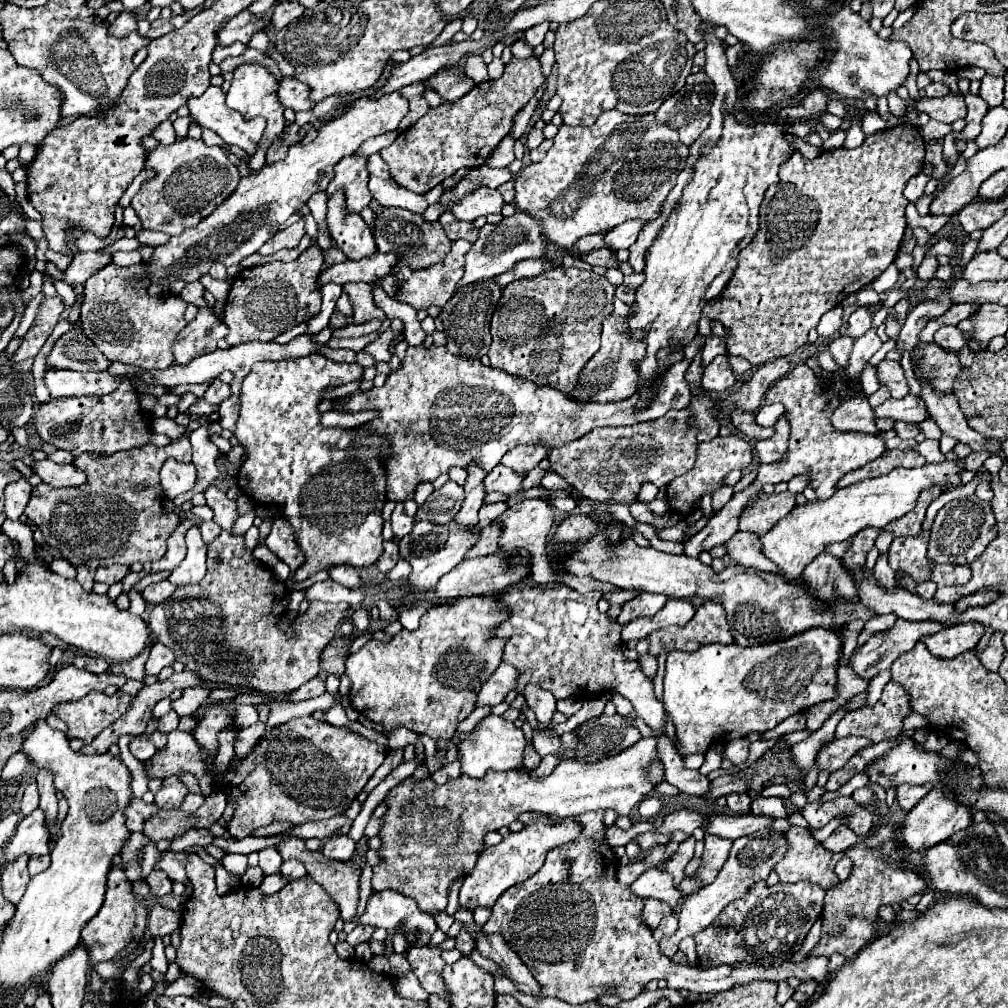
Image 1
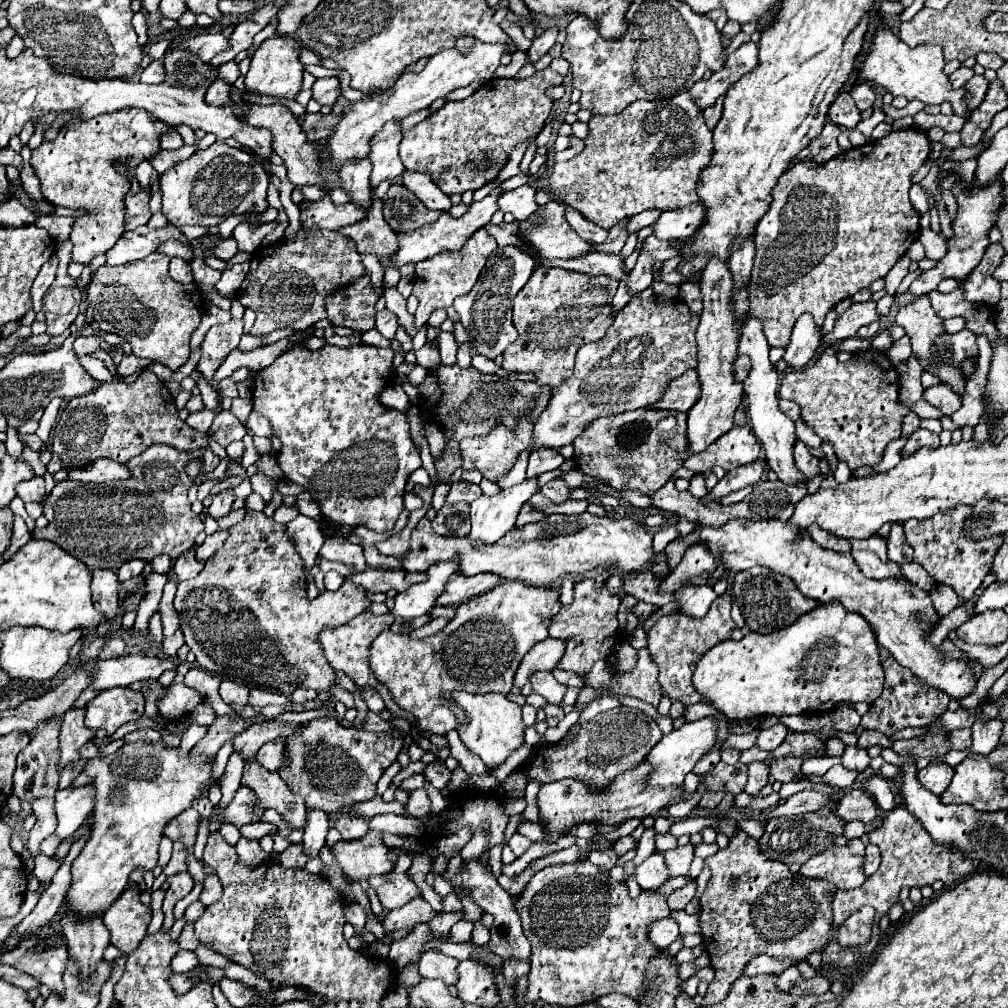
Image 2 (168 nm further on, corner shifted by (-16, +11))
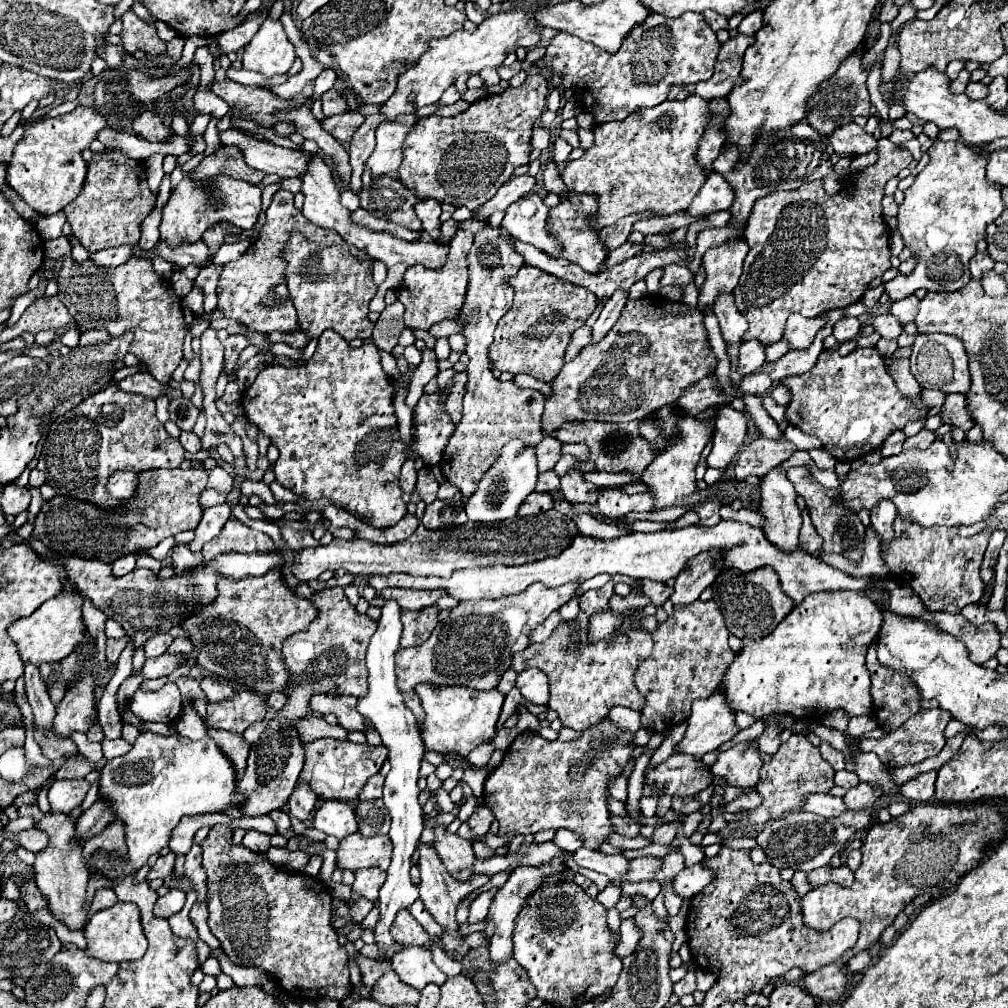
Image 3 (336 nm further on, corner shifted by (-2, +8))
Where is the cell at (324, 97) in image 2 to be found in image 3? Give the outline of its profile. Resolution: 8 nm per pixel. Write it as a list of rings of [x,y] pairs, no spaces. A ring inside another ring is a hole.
[[[336,89],[326,91],[320,99],[322,99],[322,113],[324,113],[324,115],[336,115],[336,113],[348,111],[346,99],[344,99],[342,93],[336,91]]]

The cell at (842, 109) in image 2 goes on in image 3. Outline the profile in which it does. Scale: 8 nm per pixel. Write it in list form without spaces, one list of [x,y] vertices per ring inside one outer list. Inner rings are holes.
[[[846,123],[834,131],[834,135],[828,135],[828,141],[832,143],[834,151],[842,157],[846,155],[864,155],[872,149],[876,149],[876,139],[868,135],[860,125]]]

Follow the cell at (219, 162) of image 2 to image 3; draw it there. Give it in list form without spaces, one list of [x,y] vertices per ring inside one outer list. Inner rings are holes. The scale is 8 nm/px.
[[[218,173],[216,177],[208,179],[208,181],[196,181],[192,177],[184,177],[178,187],[174,187],[170,191],[170,199],[168,203],[162,207],[162,223],[160,223],[160,235],[162,239],[168,241],[170,247],[176,247],[184,241],[194,243],[200,241],[202,233],[206,229],[210,229],[212,225],[226,221],[232,223],[240,229],[252,229],[256,225],[258,213],[260,213],[260,197],[262,197],[262,189],[266,185],[277,183],[282,179],[278,175],[266,175],[262,179],[262,183],[252,185],[234,177],[228,177],[226,173]]]

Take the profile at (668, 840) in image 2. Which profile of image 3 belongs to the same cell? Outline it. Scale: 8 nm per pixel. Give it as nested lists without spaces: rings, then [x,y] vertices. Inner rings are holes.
[[[612,815],[612,823],[616,825],[616,833],[620,835],[628,835],[628,837],[640,835],[640,827],[632,819],[622,819],[618,815]]]

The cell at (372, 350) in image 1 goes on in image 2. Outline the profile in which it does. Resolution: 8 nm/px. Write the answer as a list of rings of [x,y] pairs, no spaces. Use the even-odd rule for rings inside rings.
[[[480,228],[480,232],[476,232],[476,236],[472,236],[472,240],[468,240],[468,244],[464,244],[464,248],[460,252],[440,252],[440,254],[416,264],[416,274],[414,274],[416,282],[414,282],[414,290],[412,290],[412,294],[420,300],[420,306],[414,314],[416,328],[424,326],[434,310],[450,308],[454,298],[464,296],[472,290],[490,252],[496,250],[496,246],[498,246],[496,240],[484,228]]]

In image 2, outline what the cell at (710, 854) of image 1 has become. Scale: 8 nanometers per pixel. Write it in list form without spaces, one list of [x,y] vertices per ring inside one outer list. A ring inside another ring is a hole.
[[[738,832],[728,848],[718,850],[714,856],[706,858],[708,868],[712,870],[712,878],[706,886],[706,892],[700,898],[700,928],[704,938],[704,950],[710,956],[714,968],[714,982],[709,984],[706,996],[702,998],[702,1006],[712,1006],[722,1002],[734,980],[744,974],[746,964],[758,956],[766,954],[776,960],[806,960],[812,952],[824,952],[830,940],[837,940],[844,948],[852,948],[866,944],[871,936],[875,910],[870,906],[863,906],[850,916],[838,928],[832,924],[832,896],[836,886],[824,880],[808,880],[806,876],[792,874],[788,864],[768,860],[764,852],[758,852],[758,842],[750,838],[746,832]]]

